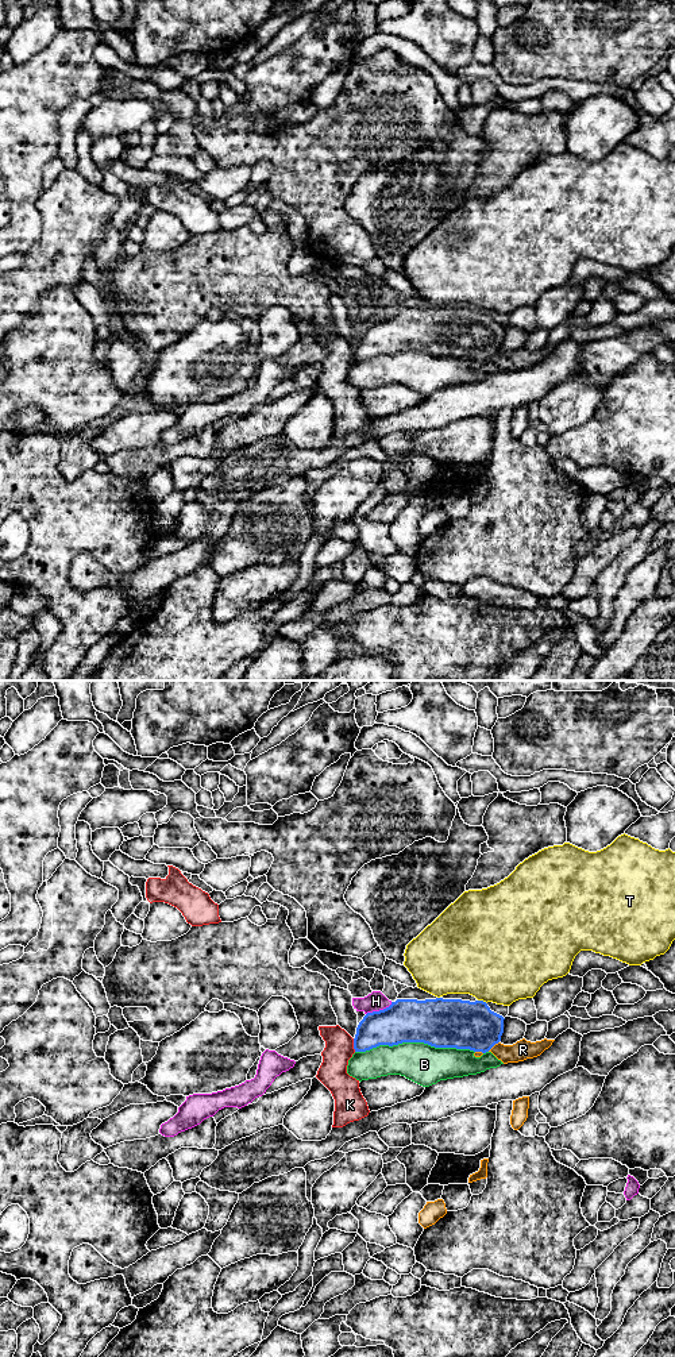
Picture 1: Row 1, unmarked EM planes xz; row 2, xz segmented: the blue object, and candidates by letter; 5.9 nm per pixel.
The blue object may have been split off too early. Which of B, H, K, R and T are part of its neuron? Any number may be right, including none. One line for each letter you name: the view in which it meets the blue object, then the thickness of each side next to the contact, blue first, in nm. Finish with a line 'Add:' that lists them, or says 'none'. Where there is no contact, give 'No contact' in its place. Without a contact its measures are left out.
Add: none

